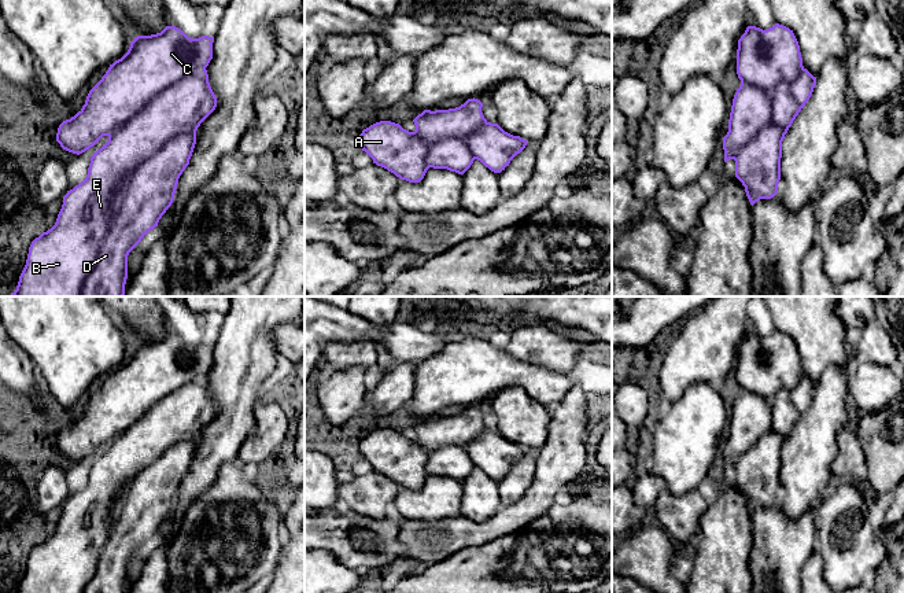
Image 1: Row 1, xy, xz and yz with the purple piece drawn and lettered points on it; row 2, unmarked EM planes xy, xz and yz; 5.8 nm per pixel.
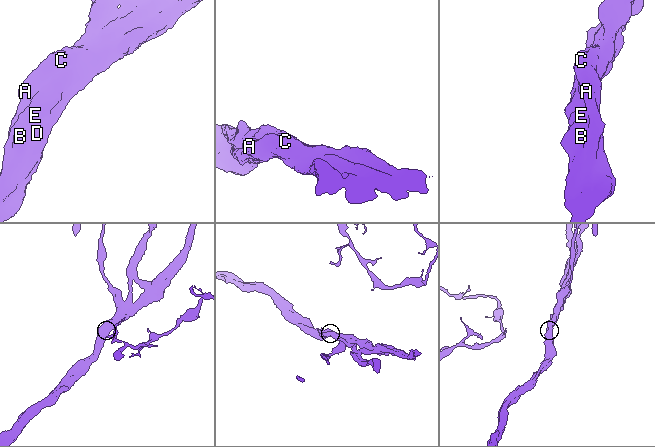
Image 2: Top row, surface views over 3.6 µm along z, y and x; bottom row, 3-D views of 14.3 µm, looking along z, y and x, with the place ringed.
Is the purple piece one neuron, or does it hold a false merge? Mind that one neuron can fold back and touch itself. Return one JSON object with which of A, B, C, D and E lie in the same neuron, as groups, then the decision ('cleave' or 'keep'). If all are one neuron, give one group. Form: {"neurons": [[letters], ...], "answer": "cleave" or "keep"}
{"neurons": [["A", "B", "C", "D", "E"]], "answer": "keep"}

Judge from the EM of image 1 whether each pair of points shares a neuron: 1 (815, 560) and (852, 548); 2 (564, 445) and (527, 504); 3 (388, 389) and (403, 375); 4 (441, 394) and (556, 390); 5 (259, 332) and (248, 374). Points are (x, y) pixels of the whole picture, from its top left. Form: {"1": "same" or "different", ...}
{"1": "different", "2": "same", "3": "same", "4": "same", "5": "same"}

